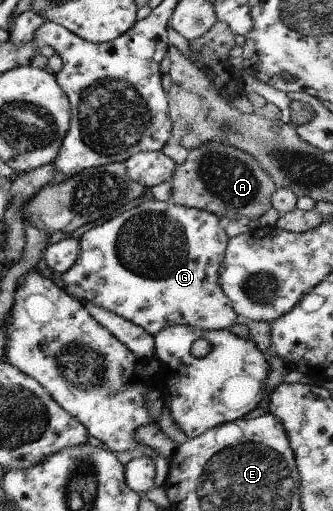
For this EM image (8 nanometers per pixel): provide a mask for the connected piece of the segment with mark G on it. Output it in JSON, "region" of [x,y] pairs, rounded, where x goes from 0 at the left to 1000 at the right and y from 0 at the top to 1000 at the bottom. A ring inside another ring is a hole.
{"region":[[[432,391],[414,403],[258,450],[234,470],[240,491],[222,517],[168,546],[198,577],[234,591],[258,587],[342,611],[420,638],[459,661],[480,646],[532,636],[604,646],[691,642],[715,620],[655,560],[655,532],[688,470],[655,431],[631,415],[541,403],[514,391]]]}

